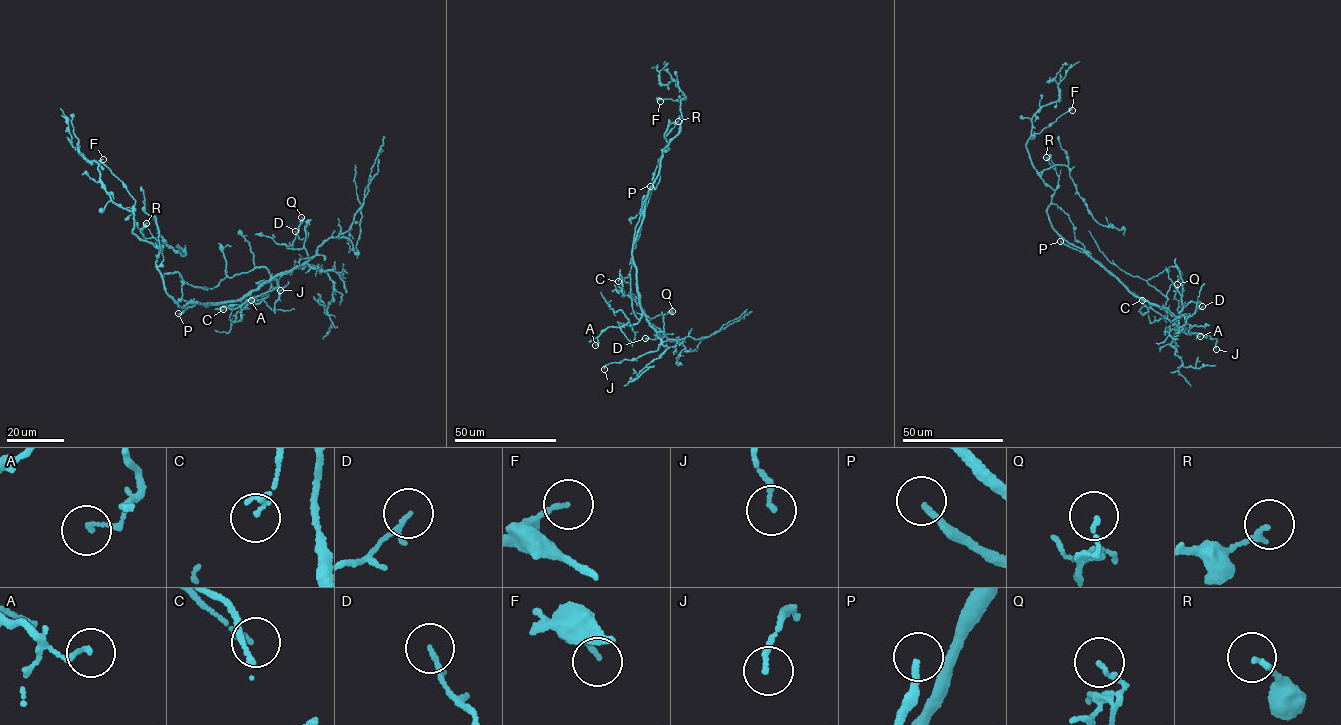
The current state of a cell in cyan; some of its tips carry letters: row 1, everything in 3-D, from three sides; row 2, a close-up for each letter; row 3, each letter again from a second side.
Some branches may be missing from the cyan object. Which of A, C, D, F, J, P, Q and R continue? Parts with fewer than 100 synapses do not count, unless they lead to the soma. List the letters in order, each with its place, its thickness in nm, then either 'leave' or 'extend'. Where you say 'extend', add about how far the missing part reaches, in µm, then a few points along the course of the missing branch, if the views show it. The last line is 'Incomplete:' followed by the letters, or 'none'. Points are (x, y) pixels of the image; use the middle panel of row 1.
A: at (595, 345); 110 nm thick; leave
C: at (618, 281); 130 nm thick; leave
D: at (645, 338); 160 nm thick; leave
F: at (660, 101); 130 nm thick; leave
J: at (604, 369); 140 nm thick; leave
P: at (650, 186); 180 nm thick; extend; about 80 µm are missing; missing branch runs (650, 186), (673, 156), (700, 138), (734, 137), (746, 128)
Q: at (672, 311); 130 nm thick; leave
R: at (678, 121); 150 nm thick; leave
Incomplete: P

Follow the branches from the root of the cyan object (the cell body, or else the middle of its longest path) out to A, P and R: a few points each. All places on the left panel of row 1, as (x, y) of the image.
A: (196, 302), (237, 300), (271, 278), (277, 281), (279, 286), (271, 288), (266, 297), (247, 304), (251, 300)
P: (196, 302), (206, 303), (195, 304), (178, 313)
R: (196, 302), (182, 308), (165, 290), (158, 268), (163, 257), (161, 245), (140, 232), (146, 223)

